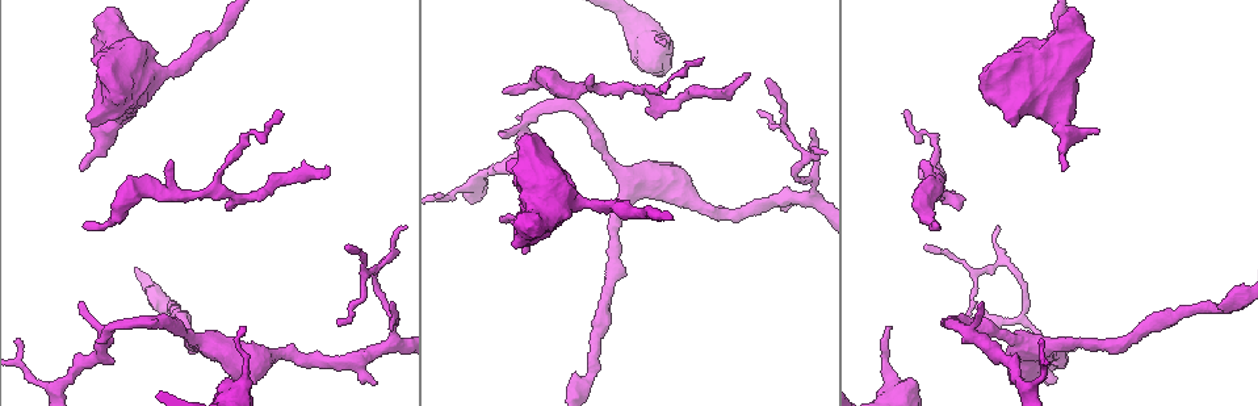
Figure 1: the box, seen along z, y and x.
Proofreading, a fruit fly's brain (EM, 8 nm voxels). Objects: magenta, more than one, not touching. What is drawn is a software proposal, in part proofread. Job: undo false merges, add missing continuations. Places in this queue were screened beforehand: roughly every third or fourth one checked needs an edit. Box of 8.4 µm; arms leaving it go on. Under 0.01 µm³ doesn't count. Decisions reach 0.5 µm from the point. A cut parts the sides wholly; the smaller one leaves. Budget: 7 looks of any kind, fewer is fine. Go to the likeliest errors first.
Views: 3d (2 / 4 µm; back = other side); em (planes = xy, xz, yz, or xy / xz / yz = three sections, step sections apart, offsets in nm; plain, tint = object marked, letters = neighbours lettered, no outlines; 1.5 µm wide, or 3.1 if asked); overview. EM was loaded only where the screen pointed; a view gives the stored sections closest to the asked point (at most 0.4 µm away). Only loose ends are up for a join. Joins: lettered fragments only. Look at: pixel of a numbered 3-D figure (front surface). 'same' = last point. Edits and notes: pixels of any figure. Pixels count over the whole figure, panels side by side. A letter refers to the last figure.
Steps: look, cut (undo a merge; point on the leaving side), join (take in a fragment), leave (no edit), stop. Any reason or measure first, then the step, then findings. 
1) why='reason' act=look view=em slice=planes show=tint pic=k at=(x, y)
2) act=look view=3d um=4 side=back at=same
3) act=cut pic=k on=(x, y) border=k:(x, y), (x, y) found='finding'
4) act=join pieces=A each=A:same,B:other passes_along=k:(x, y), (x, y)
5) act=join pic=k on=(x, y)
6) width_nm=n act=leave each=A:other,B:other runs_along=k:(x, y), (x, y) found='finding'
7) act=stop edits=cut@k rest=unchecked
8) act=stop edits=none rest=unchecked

why='an open end' act=look view=em slice=planes show=letters pic=1 at=(593, 79)

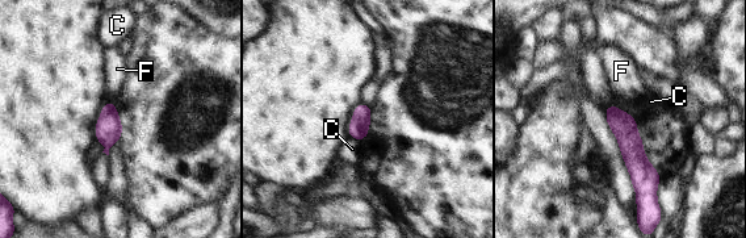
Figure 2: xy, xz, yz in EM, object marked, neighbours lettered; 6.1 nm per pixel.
longest_contact=C:90nm act=leave each=C:other,F:other border=2:(109, 100), (113, 104) found='none of them fits'

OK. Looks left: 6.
why='end of a long branch' act=look view=em slice=planes show=plain pic=1 at=(326, 164)

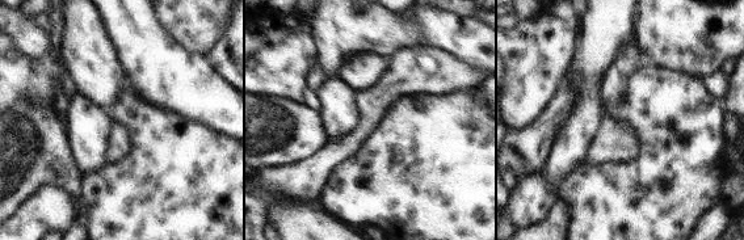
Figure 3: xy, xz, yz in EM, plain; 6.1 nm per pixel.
why='see the neighbours' act=look view=em slice=planes show=letters at=same

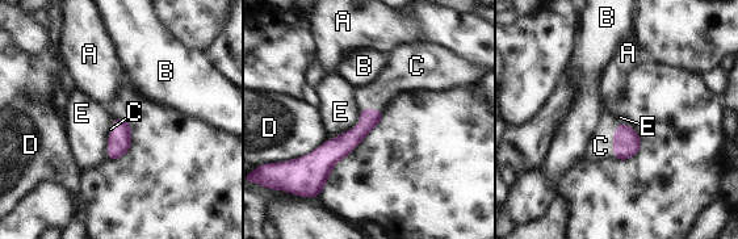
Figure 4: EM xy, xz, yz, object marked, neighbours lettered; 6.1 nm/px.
act=join pic=4 on=(600, 146) each=A:other,B:other,C:same,D:other,E:other passes_along=4:(627, 143), (613, 141), (600, 146) found='the cell continues'

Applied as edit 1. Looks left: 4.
why='free end' act=look view=em slice=xz step=4 show=letters pic=1 at=(504, 90)

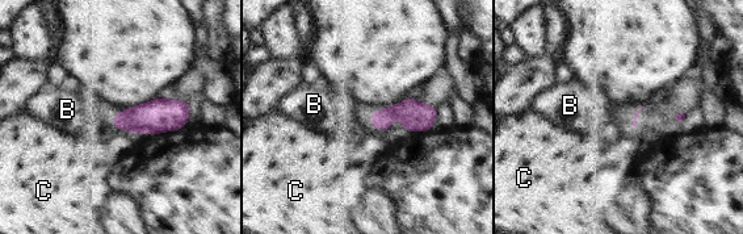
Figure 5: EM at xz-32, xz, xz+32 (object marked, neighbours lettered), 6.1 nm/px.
why='cut it another way' act=look view=em slice=planes show=letters at=same

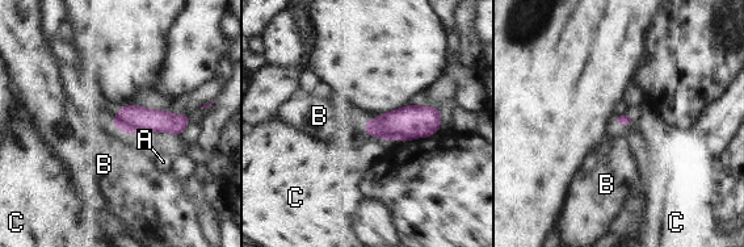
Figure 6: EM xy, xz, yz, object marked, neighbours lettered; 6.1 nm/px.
act=leave each=A:other,B:other,C:other border=6:(112, 122), (131, 135) found='none of them fits'

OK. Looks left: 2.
act=stop edits=join@4 rest=unchecked

